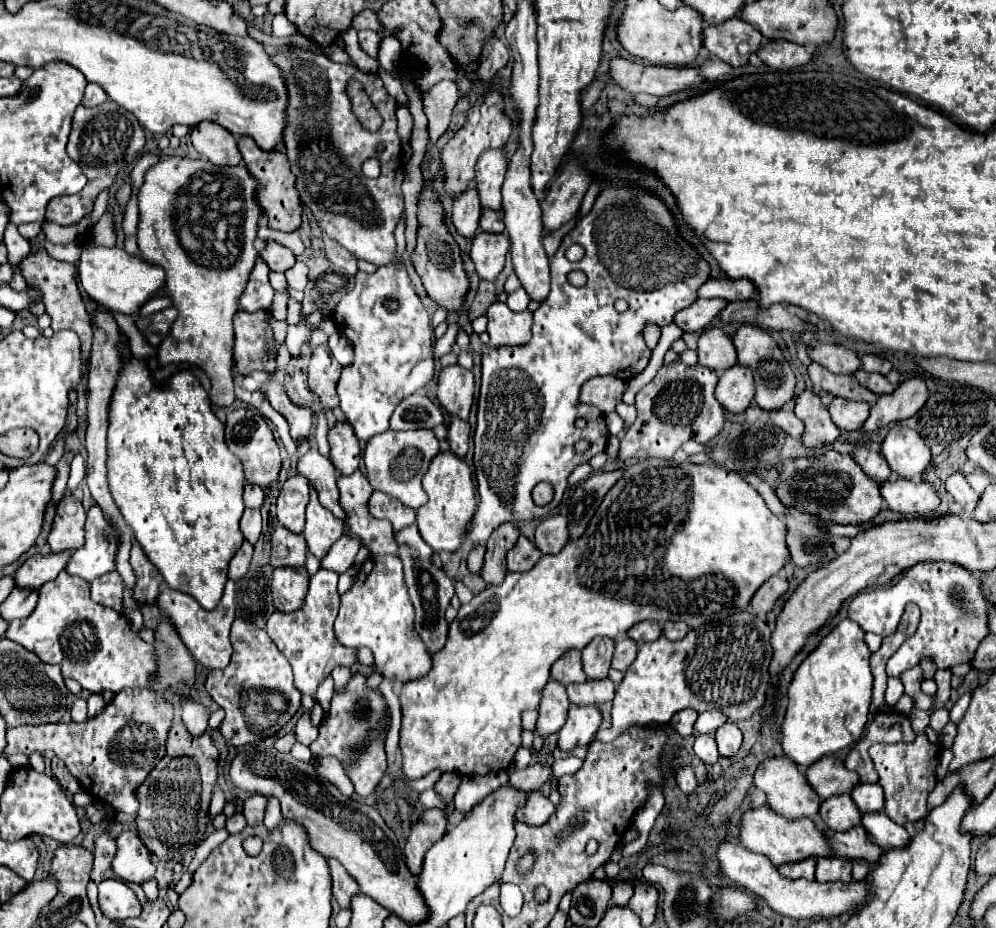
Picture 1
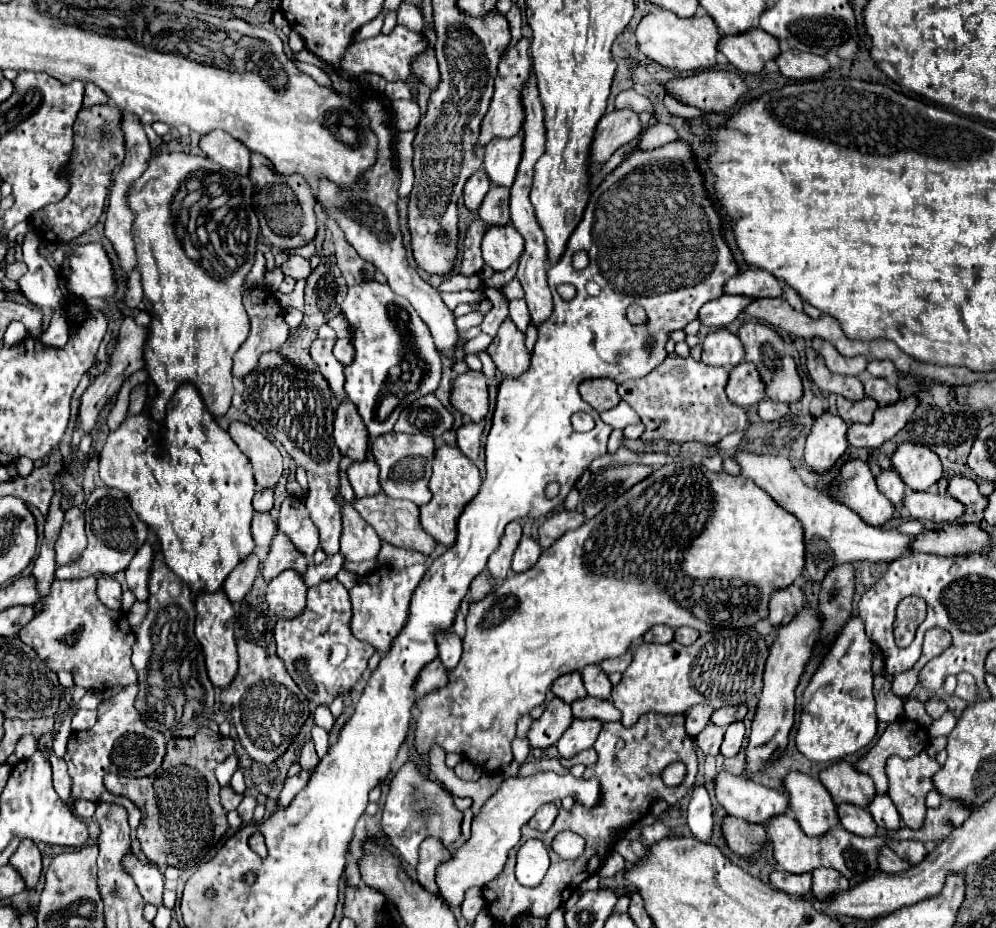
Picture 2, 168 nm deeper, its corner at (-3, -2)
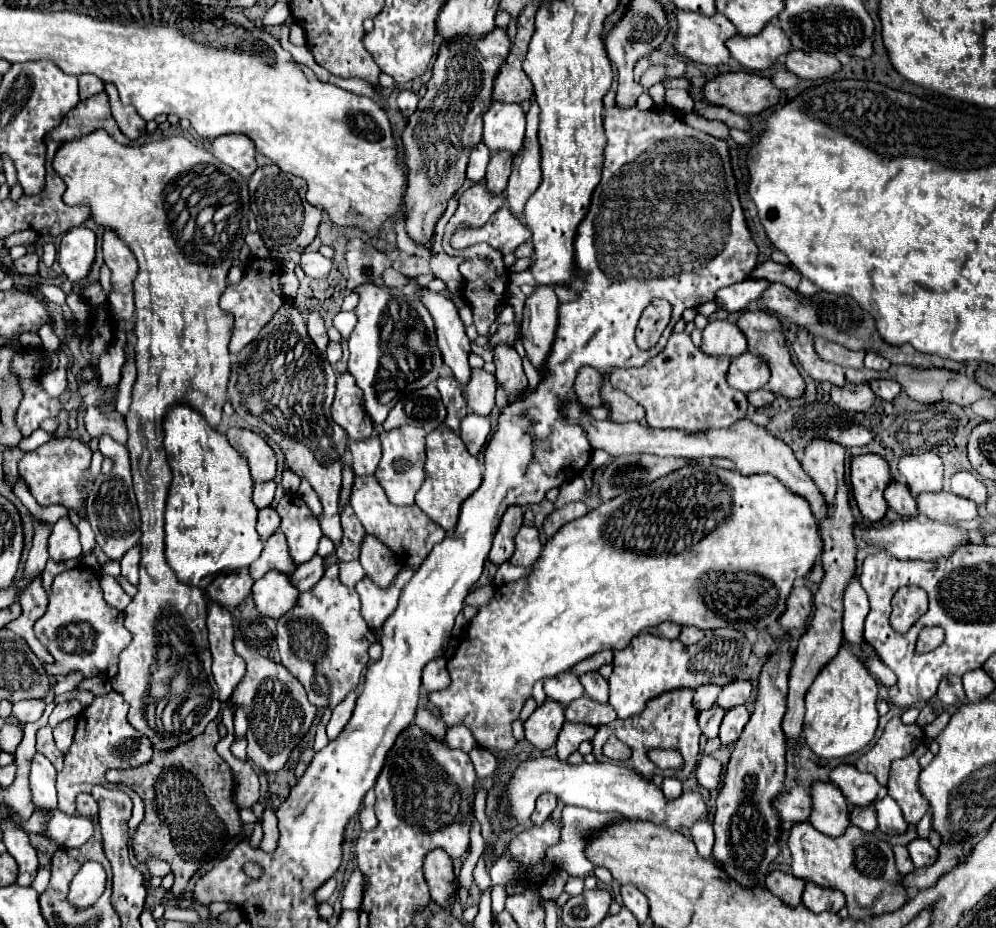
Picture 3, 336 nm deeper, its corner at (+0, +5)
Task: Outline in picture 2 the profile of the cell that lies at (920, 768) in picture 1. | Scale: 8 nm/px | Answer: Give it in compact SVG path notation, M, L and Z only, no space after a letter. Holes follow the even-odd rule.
M925 750L919 752L919 756L913 758L899 758L899 756L891 756L891 760L887 760L887 776L889 776L889 796L901 816L901 822L909 828L919 828L923 824L925 818L925 796L929 790L933 790L933 776L935 772L939 772L941 764L931 758Z

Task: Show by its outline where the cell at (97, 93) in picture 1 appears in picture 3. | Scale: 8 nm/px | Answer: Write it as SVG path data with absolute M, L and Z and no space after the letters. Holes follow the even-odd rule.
M78 75L80 99L88 99L100 91L104 91L104 83L96 75Z

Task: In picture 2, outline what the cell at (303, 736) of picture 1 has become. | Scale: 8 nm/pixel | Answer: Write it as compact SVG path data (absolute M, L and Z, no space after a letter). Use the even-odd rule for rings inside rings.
M313 740L305 742L303 750L301 750L301 756L299 756L299 764L301 768L315 768L319 762L317 754L315 754L315 746L313 746Z

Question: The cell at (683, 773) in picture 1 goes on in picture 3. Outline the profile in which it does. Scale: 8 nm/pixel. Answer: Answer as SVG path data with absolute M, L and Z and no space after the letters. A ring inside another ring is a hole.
M698 821L692 829L690 829L692 837L694 837L694 845L700 853L700 857L710 859L712 857L712 845L714 845L714 833L712 833L712 825L708 821Z

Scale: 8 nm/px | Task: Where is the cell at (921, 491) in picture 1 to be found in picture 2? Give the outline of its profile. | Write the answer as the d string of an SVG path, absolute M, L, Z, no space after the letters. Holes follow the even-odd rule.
M907 490L903 498L903 512L915 520L923 522L955 522L963 514L963 504L951 494L931 494L931 492L911 492Z

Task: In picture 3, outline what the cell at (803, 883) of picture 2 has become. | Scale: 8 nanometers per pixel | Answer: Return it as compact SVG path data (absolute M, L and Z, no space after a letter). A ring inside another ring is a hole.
M772 871L764 879L764 887L776 895L784 905L796 907L802 903L802 891L804 891L806 881L784 871Z

